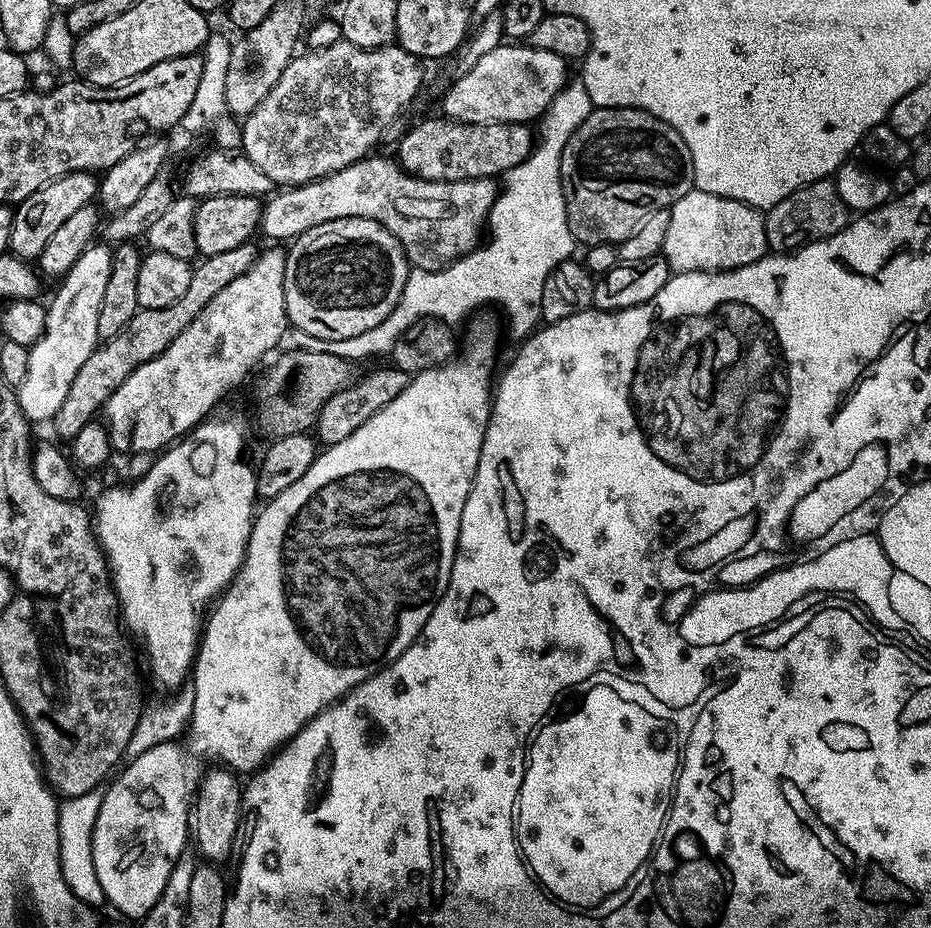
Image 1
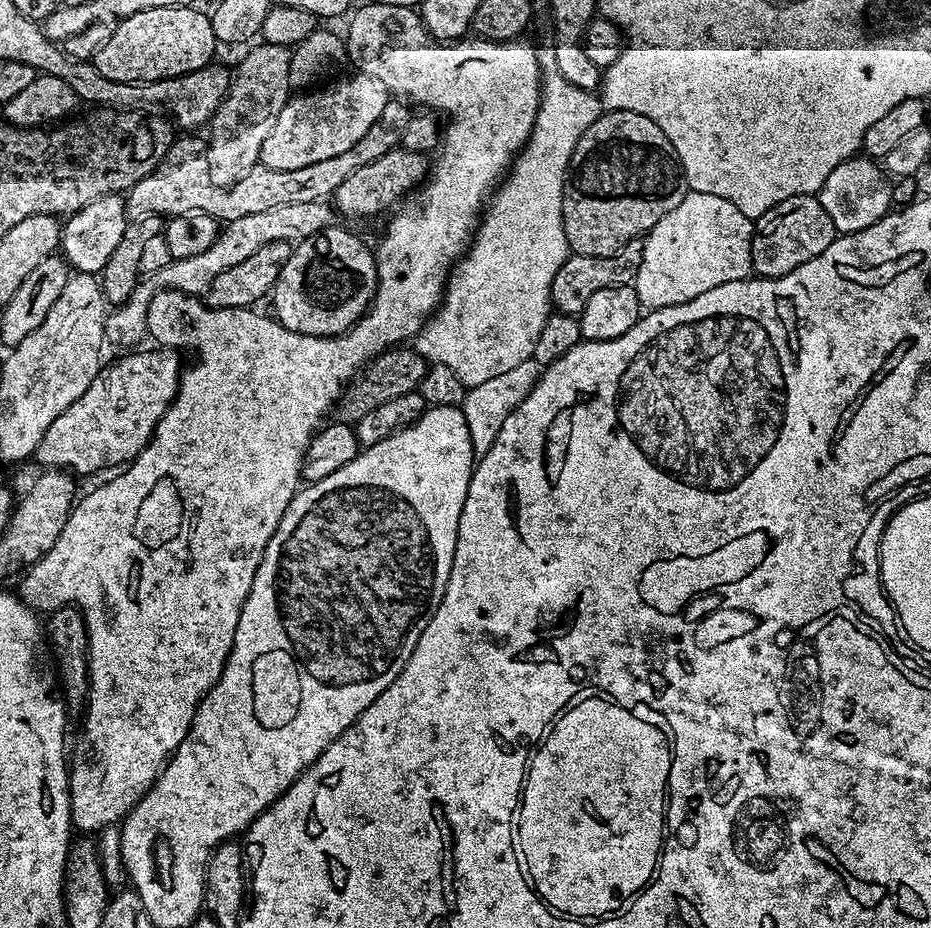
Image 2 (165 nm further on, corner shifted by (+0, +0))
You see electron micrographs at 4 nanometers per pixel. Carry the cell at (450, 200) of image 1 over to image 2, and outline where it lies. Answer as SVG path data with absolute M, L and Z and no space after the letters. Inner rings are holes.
M328 200L318 202L294 202L290 206L274 206L270 210L262 210L259 214L246 214L246 218L229 220L221 227L220 237L202 254L194 254L194 258L173 260L162 270L154 273L154 279L144 278L136 285L124 304L117 304L104 317L104 338L109 345L117 344L120 350L132 350L140 339L148 336L148 303L158 289L173 288L186 292L190 296L199 297L208 291L210 282L222 274L222 270L230 270L230 266L238 266L238 262L246 262L250 254L262 250L275 240L299 242L307 236L318 234L324 228L333 227L338 216ZM156 280L156 284L154 281Z

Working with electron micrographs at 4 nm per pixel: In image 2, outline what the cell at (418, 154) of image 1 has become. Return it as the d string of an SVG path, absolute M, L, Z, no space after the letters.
M403 146L391 148L382 154L382 158L378 158L378 162L370 162L370 166L354 170L354 174L350 174L350 178L338 186L334 197L335 211L341 217L374 216L386 211L391 204L399 205L402 198L407 197L417 186L423 185L429 175L430 164L424 160L427 159L423 152L411 152Z

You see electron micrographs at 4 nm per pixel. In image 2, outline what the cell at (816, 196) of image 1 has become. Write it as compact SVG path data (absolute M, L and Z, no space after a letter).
M815 195L791 196L786 202L778 202L766 214L755 221L752 233L752 271L757 277L790 274L802 262L818 258L838 233L830 214L820 205Z

